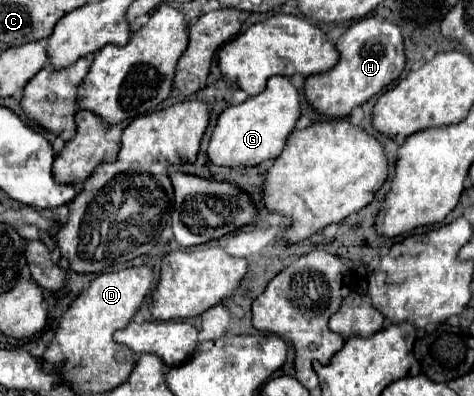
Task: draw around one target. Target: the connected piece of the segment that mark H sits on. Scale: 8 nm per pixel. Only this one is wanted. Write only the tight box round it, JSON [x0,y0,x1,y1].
[304,16,406,118]

